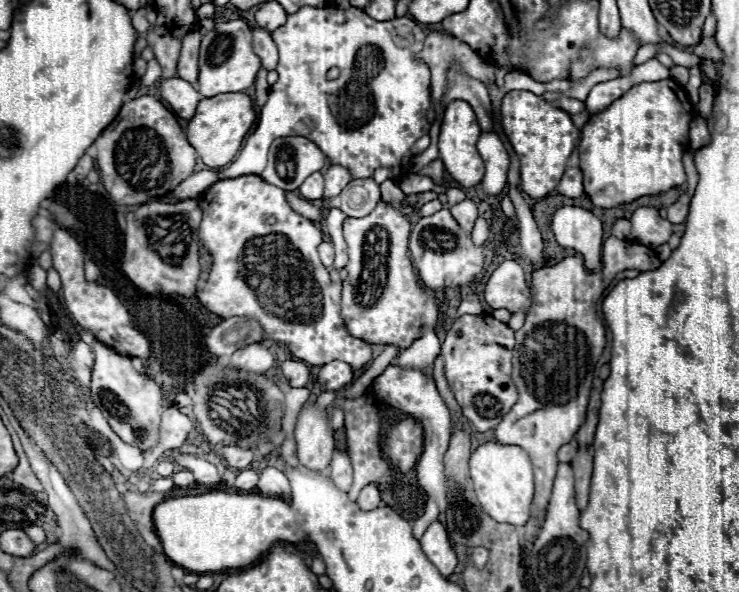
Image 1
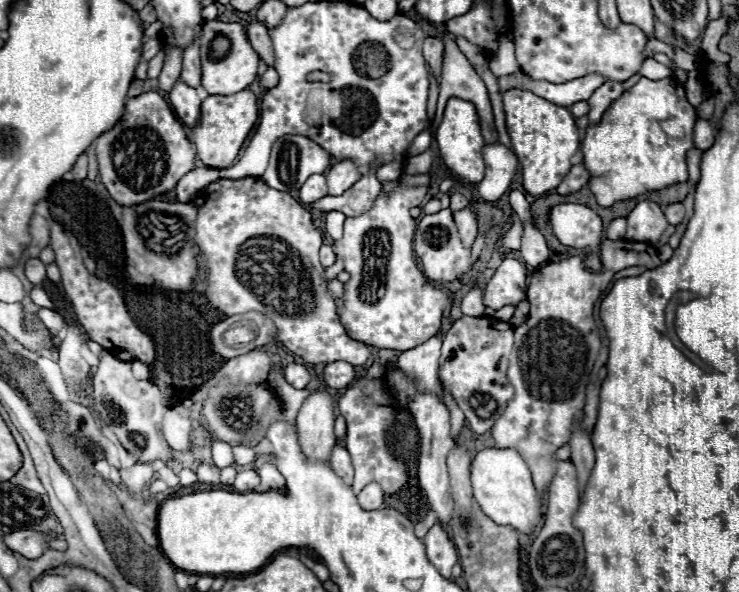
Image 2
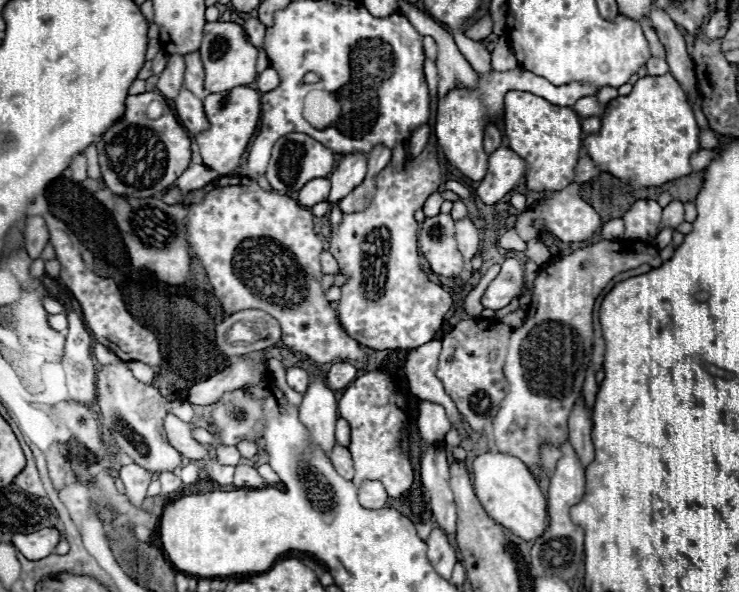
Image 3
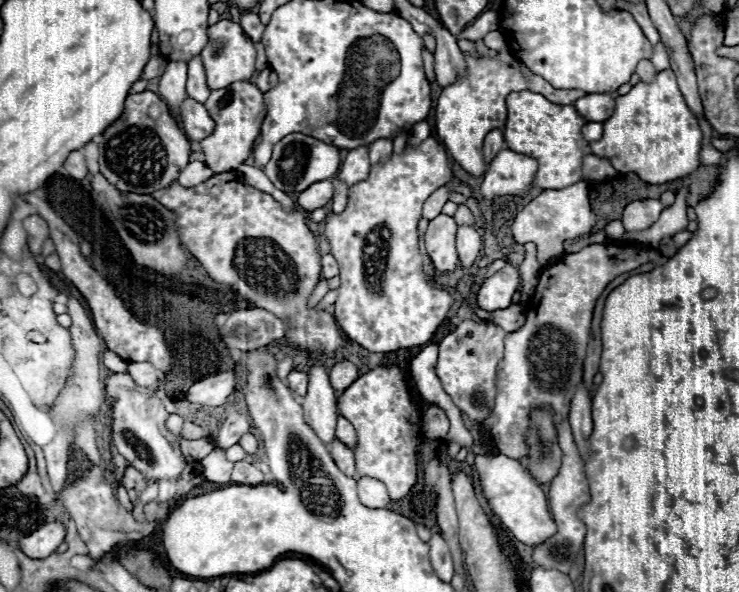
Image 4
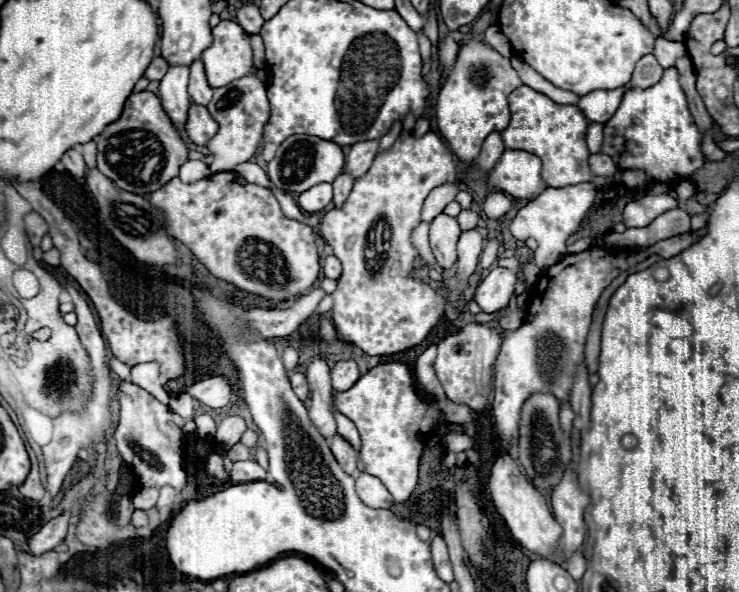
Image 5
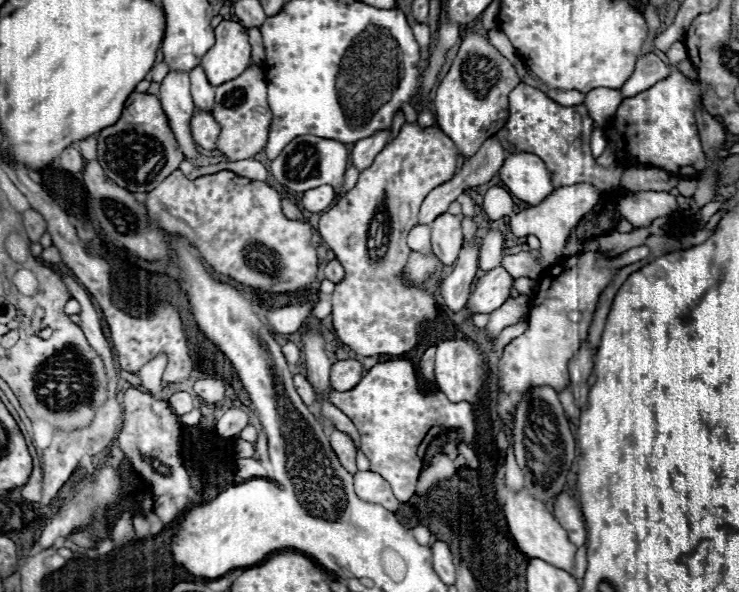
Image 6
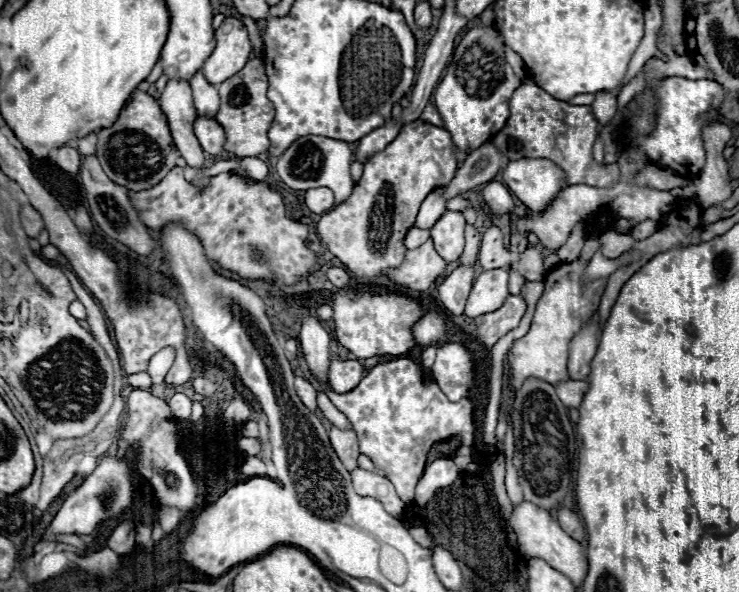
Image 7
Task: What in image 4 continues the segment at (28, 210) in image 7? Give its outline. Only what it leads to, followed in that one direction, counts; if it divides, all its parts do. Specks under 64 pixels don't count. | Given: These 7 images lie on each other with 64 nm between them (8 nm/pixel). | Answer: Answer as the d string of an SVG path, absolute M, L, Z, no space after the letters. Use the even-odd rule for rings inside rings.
M34 214L34 216L24 218L24 228L26 228L26 234L28 234L28 248L30 248L30 252L34 256L40 254L42 244L48 238L48 226L46 226L46 222L40 216Z

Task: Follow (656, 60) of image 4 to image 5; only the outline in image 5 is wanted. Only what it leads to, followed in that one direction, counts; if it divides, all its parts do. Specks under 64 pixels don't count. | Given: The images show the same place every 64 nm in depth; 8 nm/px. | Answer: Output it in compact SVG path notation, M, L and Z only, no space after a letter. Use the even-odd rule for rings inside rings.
M658 38L654 44L654 56L662 68L674 66L676 58L680 58L684 54L686 54L686 46L682 42L670 42L670 40Z

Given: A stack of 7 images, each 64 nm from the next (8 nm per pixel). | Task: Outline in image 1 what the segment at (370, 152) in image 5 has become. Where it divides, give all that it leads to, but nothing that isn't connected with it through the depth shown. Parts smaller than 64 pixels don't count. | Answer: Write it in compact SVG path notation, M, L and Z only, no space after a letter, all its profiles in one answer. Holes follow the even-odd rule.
M330 166L324 174L324 200L334 198L342 192L342 188L352 180L350 172L344 166Z

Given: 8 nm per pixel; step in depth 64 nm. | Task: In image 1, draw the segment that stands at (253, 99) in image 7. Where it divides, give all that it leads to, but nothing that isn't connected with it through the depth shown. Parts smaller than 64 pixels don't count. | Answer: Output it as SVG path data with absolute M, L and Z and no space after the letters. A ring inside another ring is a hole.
M242 92L218 94L212 98L204 98L198 102L192 120L186 122L186 138L196 148L204 164L208 166L224 166L234 160L236 152L242 146L244 136L252 128L256 120L256 112L252 106L252 98Z

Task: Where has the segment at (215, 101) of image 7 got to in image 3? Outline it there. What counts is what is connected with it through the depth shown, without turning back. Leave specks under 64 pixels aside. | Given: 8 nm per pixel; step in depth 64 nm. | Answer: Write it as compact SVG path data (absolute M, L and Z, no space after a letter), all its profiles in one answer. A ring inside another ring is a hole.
M190 52L188 56L184 56L186 60L186 72L184 72L184 86L194 92L196 96L204 98L204 70L202 70L202 62L200 62L200 54L198 52Z

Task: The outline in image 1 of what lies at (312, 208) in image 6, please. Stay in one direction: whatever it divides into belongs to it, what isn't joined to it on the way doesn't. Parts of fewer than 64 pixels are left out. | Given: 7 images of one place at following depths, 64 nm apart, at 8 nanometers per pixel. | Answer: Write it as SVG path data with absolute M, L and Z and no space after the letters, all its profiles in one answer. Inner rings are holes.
M314 172L312 176L308 176L308 180L304 180L304 184L298 188L300 196L306 200L320 200L324 194L324 178L320 172Z

